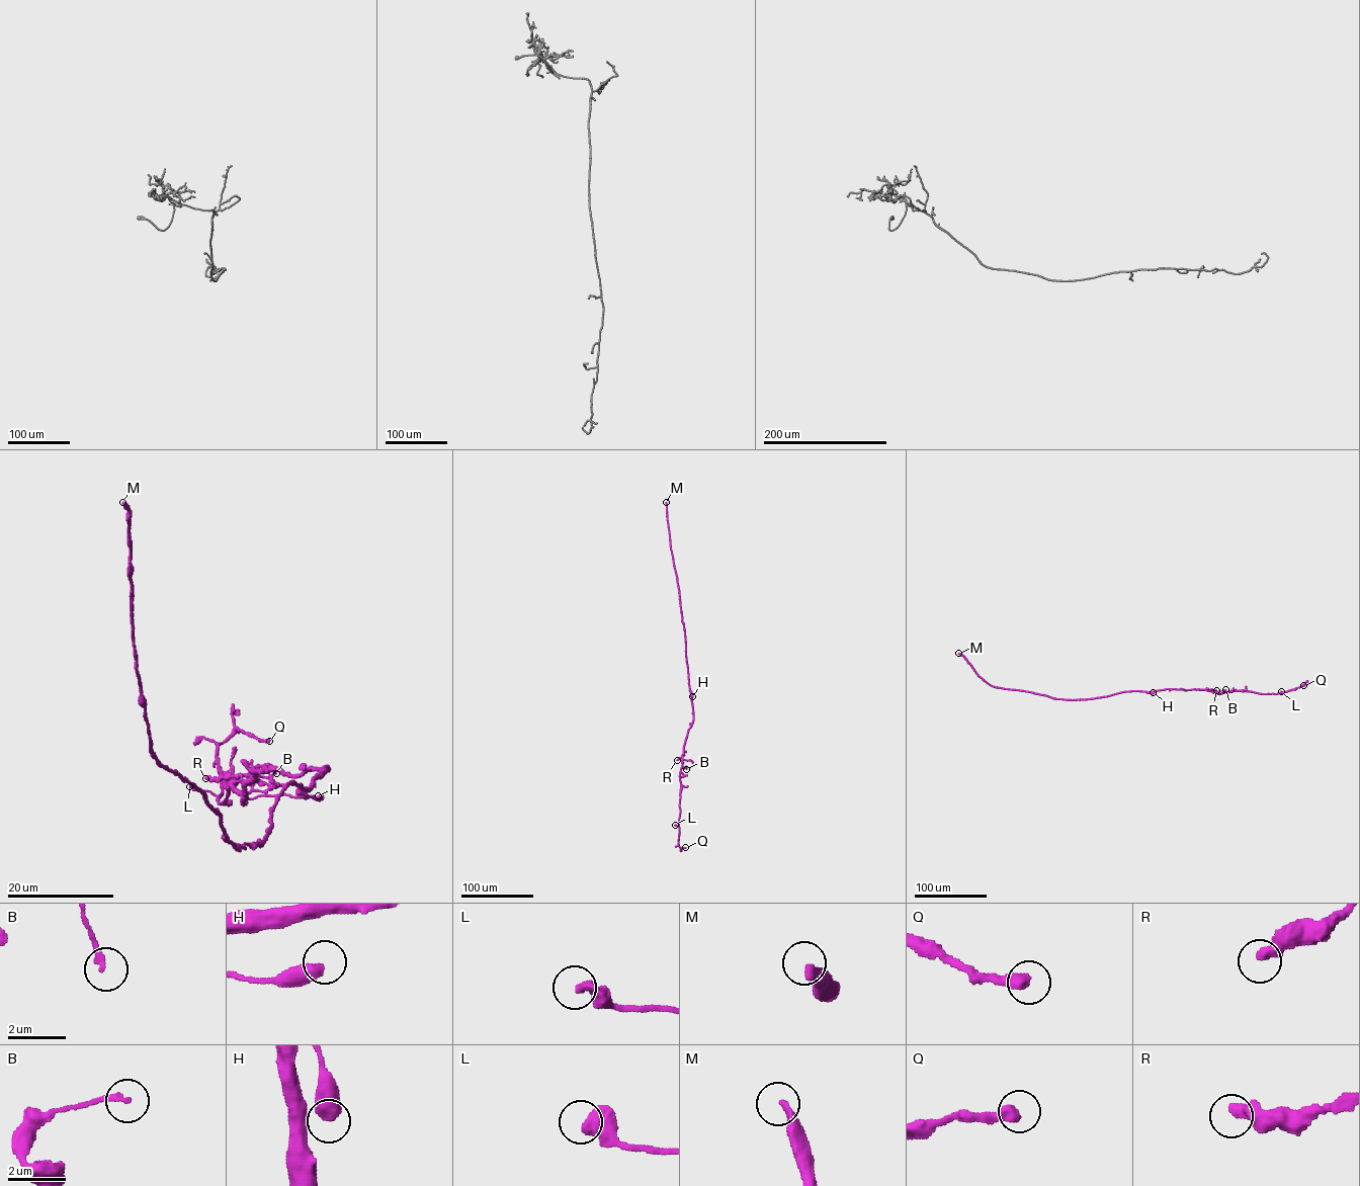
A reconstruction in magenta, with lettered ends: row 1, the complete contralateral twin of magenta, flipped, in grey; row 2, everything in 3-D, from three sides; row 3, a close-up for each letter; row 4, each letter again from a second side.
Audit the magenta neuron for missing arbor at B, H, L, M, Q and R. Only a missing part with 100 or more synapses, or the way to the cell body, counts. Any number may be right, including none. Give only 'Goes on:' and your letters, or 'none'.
Goes on: M

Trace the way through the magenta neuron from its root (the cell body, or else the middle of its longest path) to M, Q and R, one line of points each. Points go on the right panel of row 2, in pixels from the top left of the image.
M: (1128, 691), (1071, 699), (996, 687), (981, 678), (958, 653)
Q: (1128, 691), (1183, 689), (1217, 693), (1241, 690), (1277, 693), (1303, 685)
R: (1128, 691), (1216, 690)

